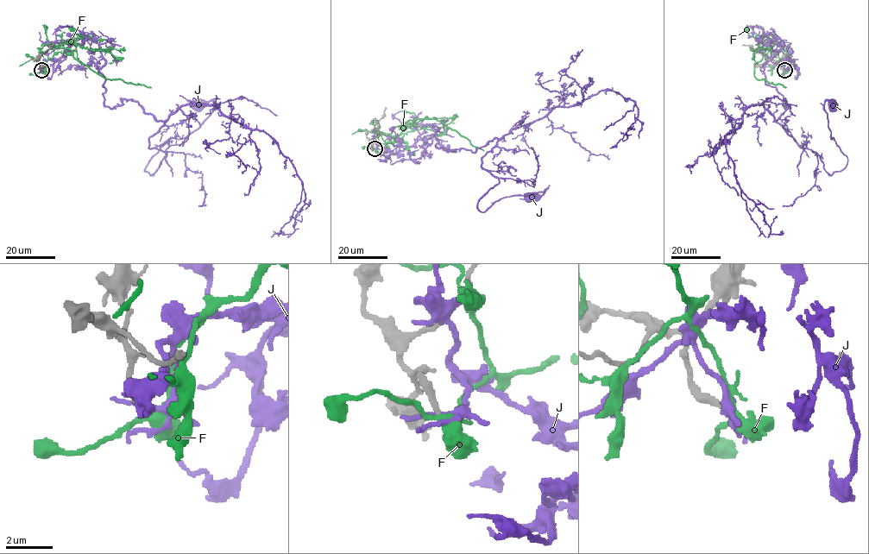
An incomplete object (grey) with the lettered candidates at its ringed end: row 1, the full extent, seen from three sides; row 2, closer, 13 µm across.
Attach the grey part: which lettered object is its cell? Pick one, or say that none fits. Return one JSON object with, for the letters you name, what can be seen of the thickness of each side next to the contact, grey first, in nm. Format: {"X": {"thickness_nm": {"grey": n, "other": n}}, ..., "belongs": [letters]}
{"belongs": []}

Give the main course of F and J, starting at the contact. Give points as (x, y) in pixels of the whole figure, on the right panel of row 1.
F: (784, 70), (777, 53), (771, 48), (767, 49), (754, 64), (758, 79), (786, 88)
J: (783, 69), (775, 40), (760, 70), (788, 108), (774, 121), (832, 174), (847, 160), (832, 103)

